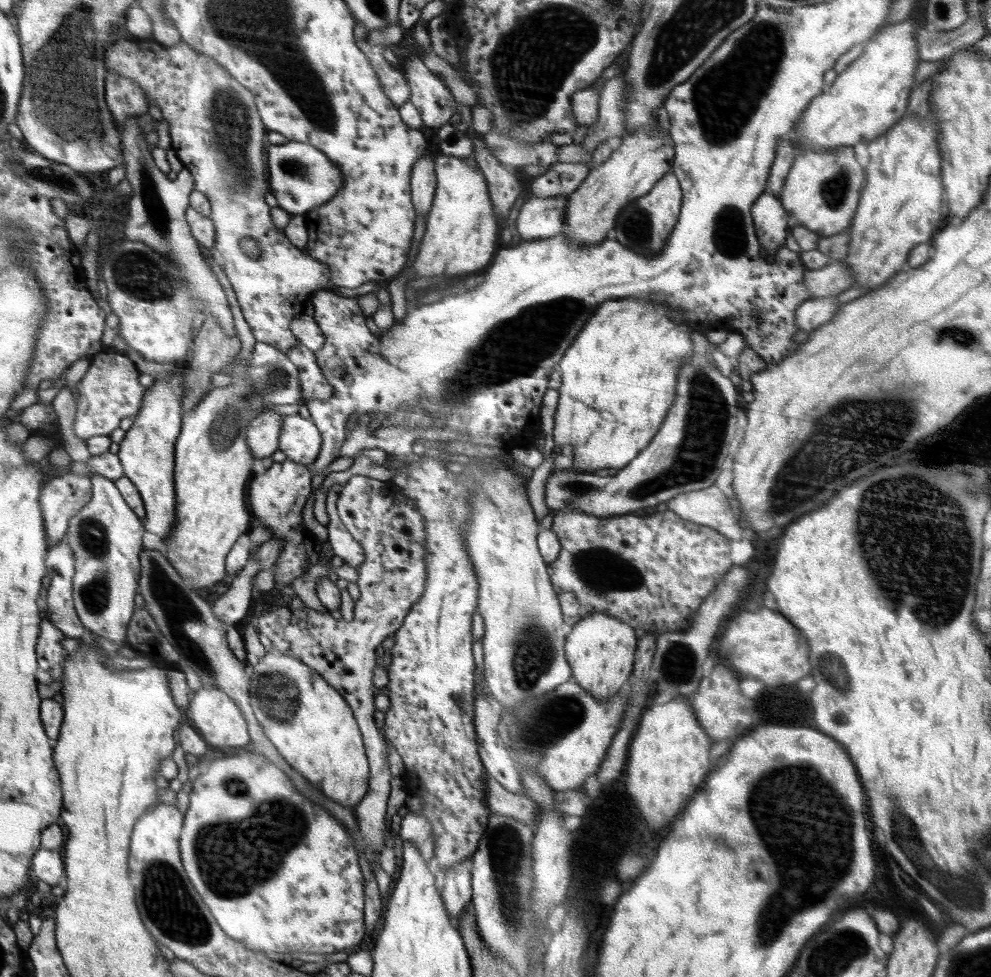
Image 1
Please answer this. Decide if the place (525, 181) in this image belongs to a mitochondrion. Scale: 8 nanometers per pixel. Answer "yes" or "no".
no

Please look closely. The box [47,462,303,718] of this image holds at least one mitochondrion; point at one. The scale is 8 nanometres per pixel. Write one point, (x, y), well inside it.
(175, 604)

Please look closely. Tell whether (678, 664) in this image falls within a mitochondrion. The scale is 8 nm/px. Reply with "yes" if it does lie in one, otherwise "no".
yes

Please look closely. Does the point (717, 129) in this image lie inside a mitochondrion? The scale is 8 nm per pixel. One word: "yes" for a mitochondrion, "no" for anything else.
yes

